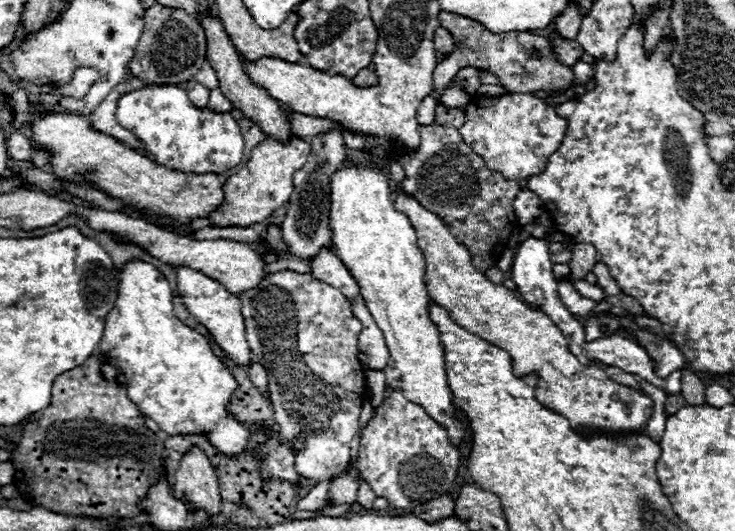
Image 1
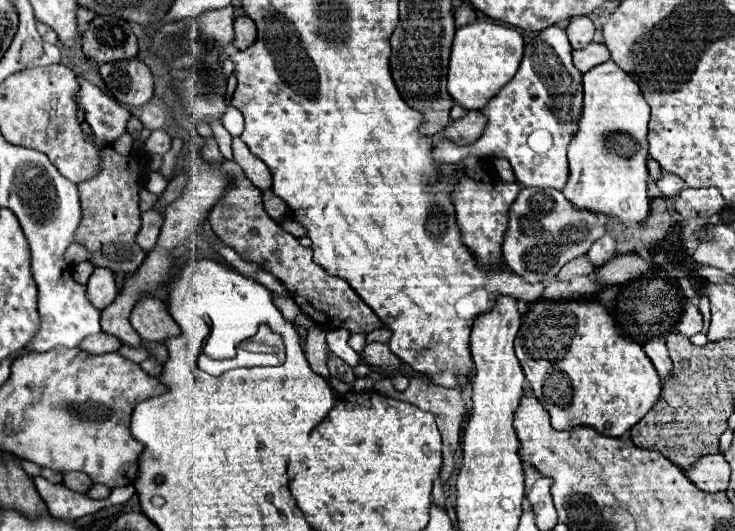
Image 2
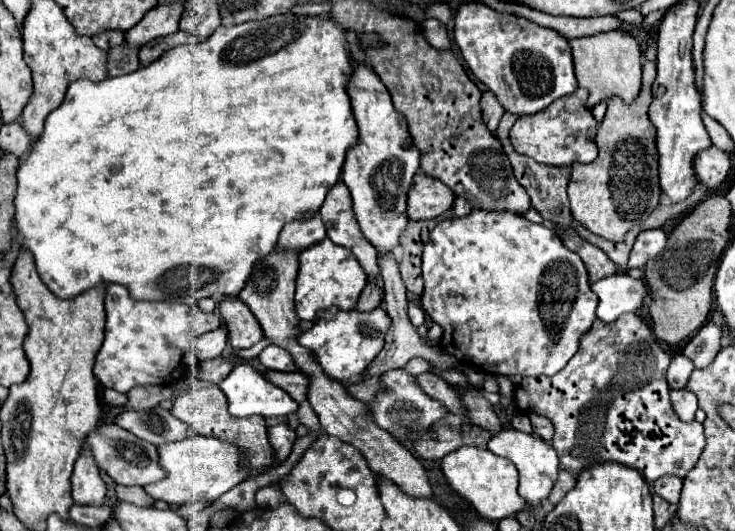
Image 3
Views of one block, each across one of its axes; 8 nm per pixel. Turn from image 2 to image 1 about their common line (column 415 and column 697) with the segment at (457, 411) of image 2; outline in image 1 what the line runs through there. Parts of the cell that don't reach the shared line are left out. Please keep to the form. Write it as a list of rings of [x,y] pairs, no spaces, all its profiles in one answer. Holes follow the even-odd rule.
[[[682,370],[682,392],[680,392],[688,404],[704,404],[704,384],[692,370]]]

